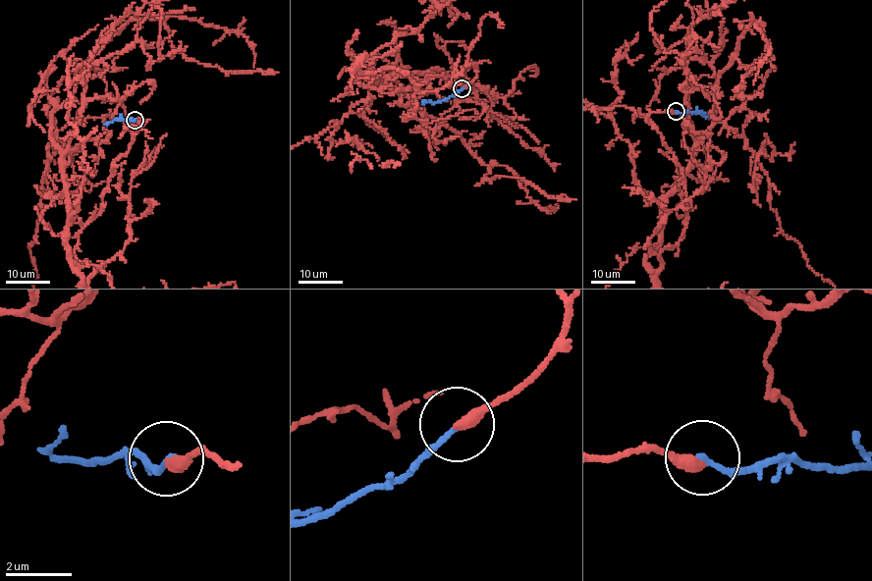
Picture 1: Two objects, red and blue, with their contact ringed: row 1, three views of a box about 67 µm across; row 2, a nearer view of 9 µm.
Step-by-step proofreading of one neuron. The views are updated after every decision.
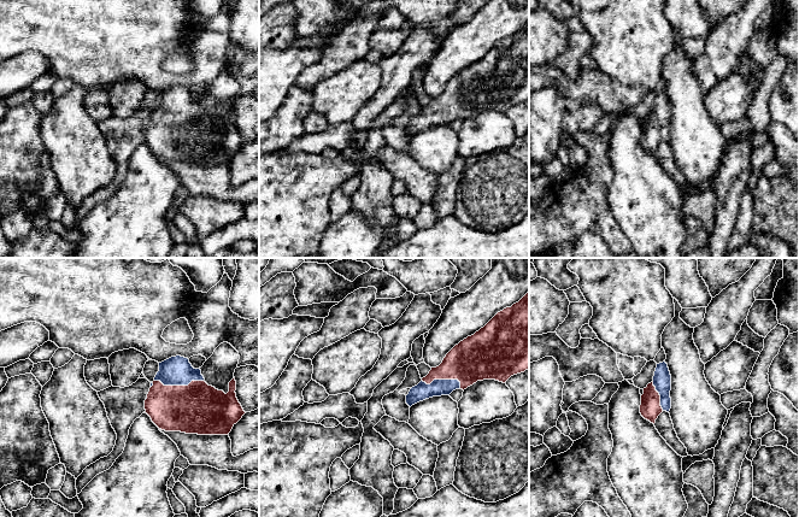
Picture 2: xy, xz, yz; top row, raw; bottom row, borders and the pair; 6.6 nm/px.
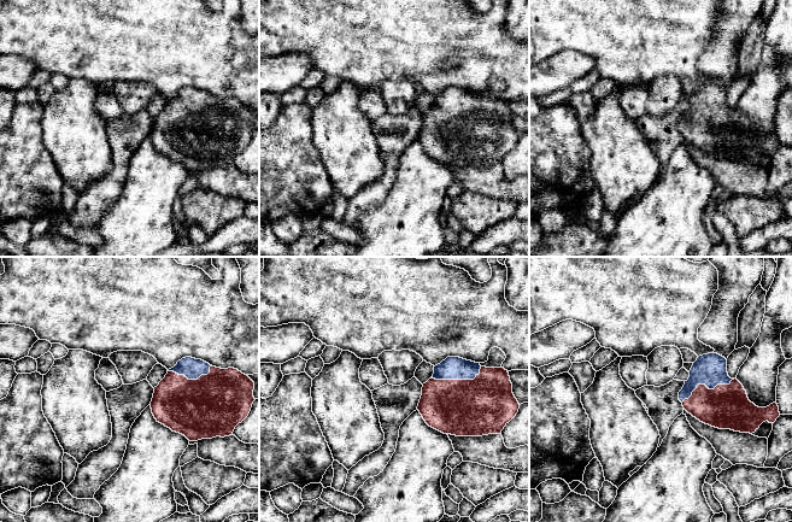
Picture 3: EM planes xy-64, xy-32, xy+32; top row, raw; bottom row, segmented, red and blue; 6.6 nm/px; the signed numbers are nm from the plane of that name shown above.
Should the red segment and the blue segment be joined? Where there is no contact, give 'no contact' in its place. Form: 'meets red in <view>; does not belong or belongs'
meets red in xy; belongs

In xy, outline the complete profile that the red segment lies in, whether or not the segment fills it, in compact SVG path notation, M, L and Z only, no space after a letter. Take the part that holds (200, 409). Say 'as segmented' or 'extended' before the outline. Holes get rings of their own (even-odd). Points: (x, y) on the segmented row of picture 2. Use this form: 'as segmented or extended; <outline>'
extended; M176 356L159 363L145 412L165 431L228 435L246 413L236 398L235 377L227 394L204 380L188 358Z

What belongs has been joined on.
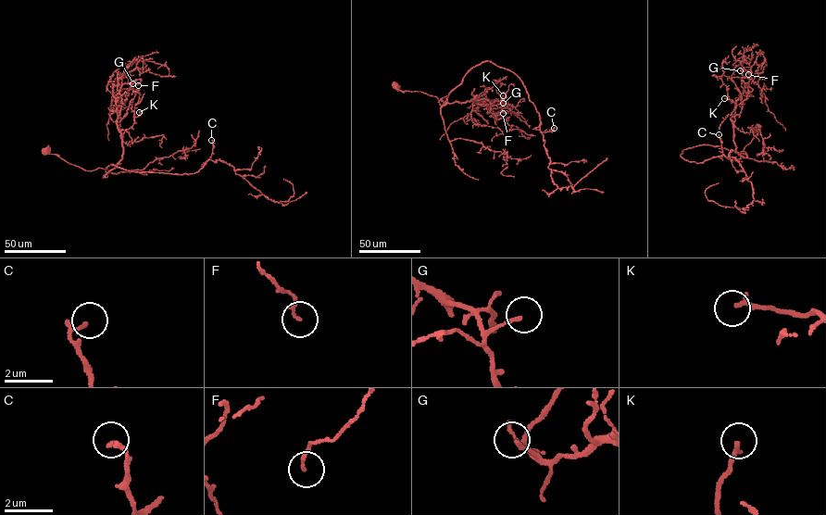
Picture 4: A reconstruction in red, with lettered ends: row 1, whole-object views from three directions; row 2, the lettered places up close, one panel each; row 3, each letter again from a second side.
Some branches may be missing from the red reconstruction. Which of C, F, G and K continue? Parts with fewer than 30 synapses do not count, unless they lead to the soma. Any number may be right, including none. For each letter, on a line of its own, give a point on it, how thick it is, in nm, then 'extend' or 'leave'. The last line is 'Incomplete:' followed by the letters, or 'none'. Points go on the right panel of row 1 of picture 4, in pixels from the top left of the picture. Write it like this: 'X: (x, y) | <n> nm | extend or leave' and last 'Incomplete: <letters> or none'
C: (719, 134) | 110 nm | leave
F: (748, 74) | 130 nm | leave
G: (740, 70) | 130 nm | leave
K: (724, 98) | 180 nm | leave
Incomplete: none

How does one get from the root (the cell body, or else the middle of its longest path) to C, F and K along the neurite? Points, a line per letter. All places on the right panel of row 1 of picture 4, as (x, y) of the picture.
C: (757, 130), (741, 152), (745, 154), (707, 144), (684, 149), (680, 156), (697, 163), (721, 156), (719, 134)
F: (757, 130), (741, 152), (745, 153), (743, 157), (736, 150), (731, 118), (744, 88), (741, 69), (748, 74)
K: (757, 130), (741, 152), (745, 153), (743, 157), (733, 141), (735, 119), (731, 114), (737, 105), (724, 98)

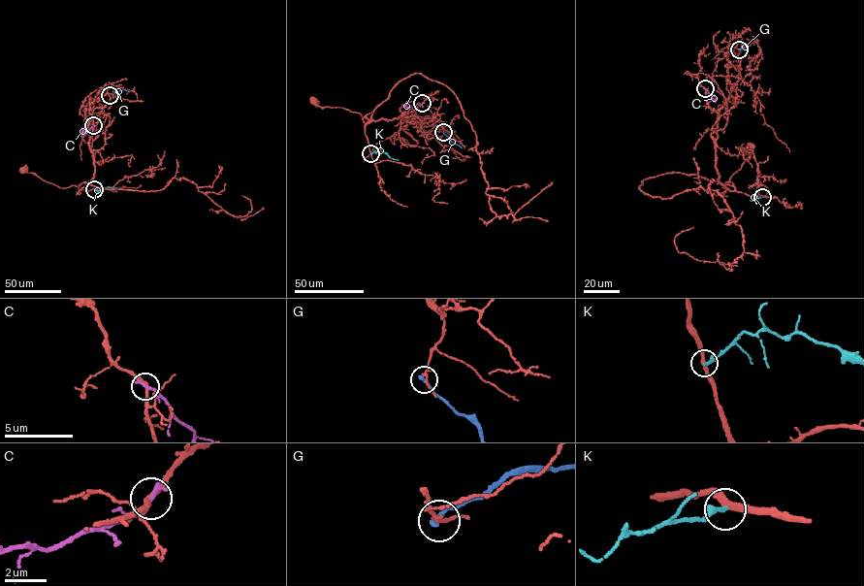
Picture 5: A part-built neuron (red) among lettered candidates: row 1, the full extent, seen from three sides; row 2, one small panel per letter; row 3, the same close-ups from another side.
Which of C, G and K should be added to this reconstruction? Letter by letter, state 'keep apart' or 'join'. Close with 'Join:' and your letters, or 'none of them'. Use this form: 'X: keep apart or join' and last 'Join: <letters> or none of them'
C: keep apart
G: keep apart
K: keep apart
Join: none of them

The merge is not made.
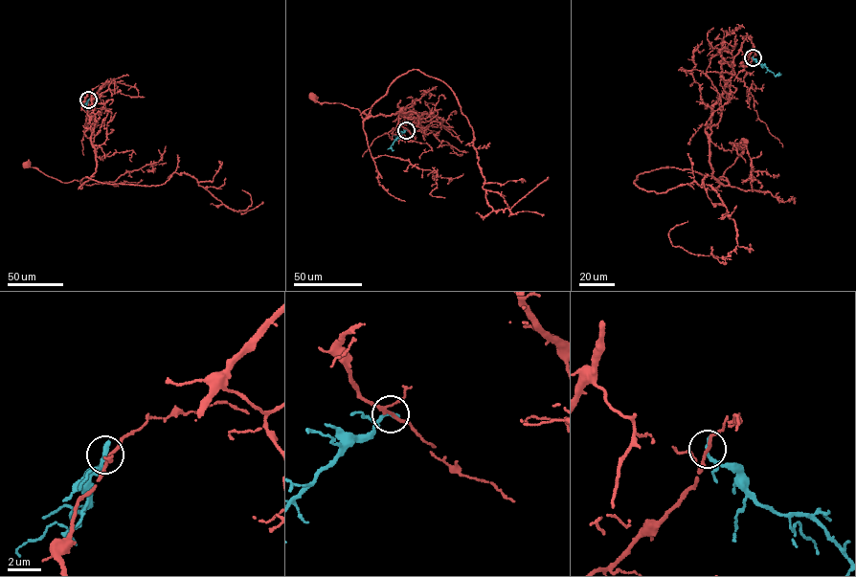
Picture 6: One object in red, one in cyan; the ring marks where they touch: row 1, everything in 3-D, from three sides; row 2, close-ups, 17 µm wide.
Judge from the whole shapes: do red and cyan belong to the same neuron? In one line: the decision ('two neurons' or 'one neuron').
two neurons

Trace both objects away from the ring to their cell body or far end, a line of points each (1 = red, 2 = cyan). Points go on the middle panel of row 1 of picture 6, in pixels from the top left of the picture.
1: (406, 130), (402, 124), (405, 108), (363, 121), (357, 109), (321, 102), (311, 97)
2: (406, 130), (391, 145), (393, 150)

